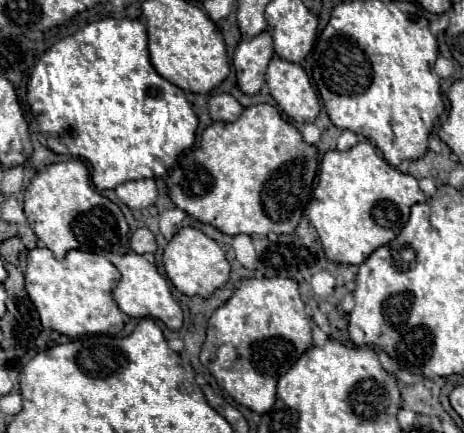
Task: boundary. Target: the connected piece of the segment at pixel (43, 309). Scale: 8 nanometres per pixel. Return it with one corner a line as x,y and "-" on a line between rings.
46,247
28,251
26,265
26,291
32,299
42,327
54,329
68,337
80,337
88,333
118,333
124,327
124,313
118,309
112,289
120,279
118,269
104,257
86,251
70,251
62,261
54,259

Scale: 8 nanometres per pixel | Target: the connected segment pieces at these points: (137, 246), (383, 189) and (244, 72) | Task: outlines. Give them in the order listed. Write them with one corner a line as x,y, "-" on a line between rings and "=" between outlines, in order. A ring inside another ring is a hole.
140,227
132,233
130,237
130,249
138,255
146,255
146,253
154,253
156,251
156,239
154,233
146,227
=
358,143
348,151
328,151
322,157
318,183
305,214
318,231
324,253
334,263
362,265
378,247
390,243
406,225
410,207
426,197
418,181
388,165
370,143
=
268,31
244,39
236,53
234,53
234,69
236,69
236,81
238,89
244,95
256,95
264,85
264,75
268,67
268,59
274,57
272,37
-
270,55
270,57
268,57

